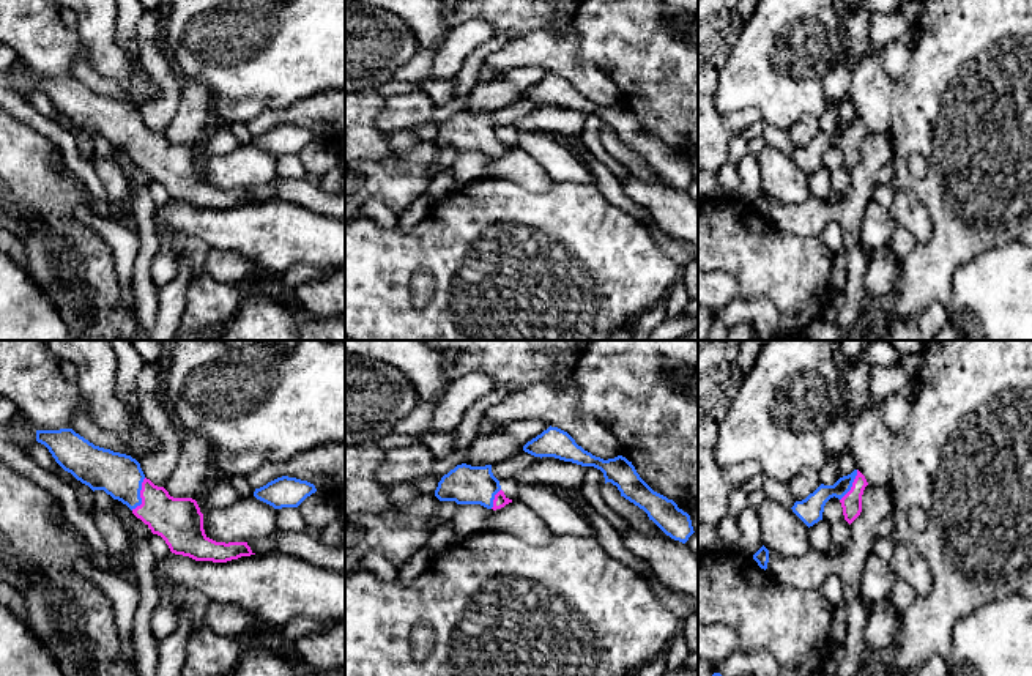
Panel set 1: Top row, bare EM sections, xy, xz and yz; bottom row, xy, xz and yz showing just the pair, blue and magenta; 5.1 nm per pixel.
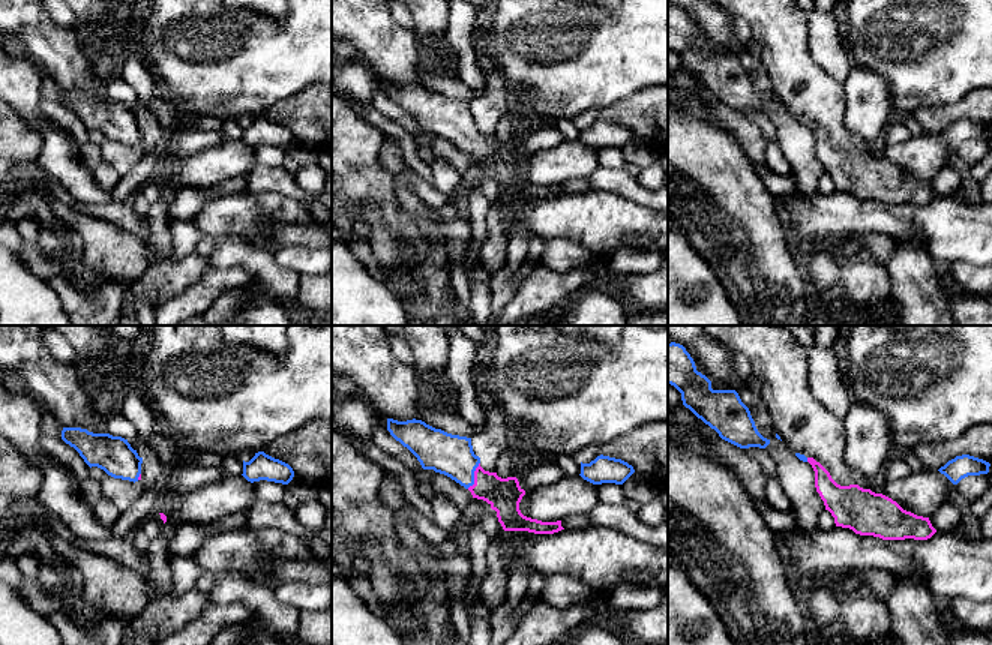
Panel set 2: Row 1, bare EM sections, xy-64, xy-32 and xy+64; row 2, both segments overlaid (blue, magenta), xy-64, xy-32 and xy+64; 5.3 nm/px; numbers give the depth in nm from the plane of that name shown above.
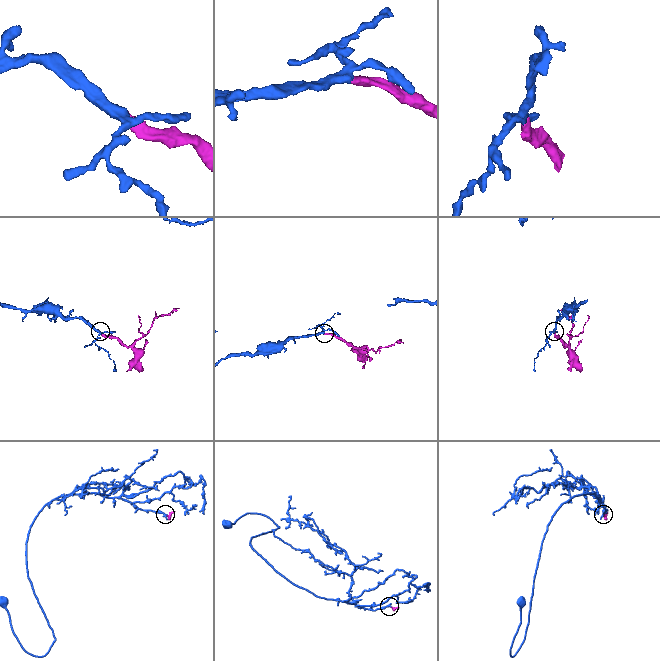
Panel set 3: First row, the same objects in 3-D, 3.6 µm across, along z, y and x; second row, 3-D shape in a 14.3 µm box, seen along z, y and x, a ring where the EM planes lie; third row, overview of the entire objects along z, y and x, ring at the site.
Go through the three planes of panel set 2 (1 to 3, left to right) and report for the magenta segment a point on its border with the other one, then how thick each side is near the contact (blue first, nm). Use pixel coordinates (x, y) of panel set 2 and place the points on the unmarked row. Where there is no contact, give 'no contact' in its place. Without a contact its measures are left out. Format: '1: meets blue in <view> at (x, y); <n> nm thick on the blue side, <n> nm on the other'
1: meets blue in xy-64 at (138, 140); 200 nm thick on the blue side, 20 nm on the other
2: meets blue in xy-32 at (473, 140); 220 nm thick on the blue side, 180 nm on the other
3: meets blue in xy+64 at (806, 123); 40 nm thick on the blue side, 130 nm on the other

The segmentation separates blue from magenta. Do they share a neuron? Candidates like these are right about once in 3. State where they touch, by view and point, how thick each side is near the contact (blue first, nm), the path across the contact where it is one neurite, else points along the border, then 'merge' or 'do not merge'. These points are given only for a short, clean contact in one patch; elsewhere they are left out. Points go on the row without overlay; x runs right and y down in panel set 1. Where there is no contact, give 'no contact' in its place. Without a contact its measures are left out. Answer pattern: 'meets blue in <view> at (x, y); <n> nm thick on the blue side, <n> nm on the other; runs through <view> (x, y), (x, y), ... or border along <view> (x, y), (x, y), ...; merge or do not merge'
meets blue in xy at (139, 142); 220 nm thick on the blue side, 240 nm on the other; runs through xy (118, 122), (139, 142), (167, 164), (178, 167); merge

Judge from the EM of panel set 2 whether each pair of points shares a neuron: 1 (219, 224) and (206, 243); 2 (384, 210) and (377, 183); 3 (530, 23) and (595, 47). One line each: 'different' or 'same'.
1: different
2: same
3: same

